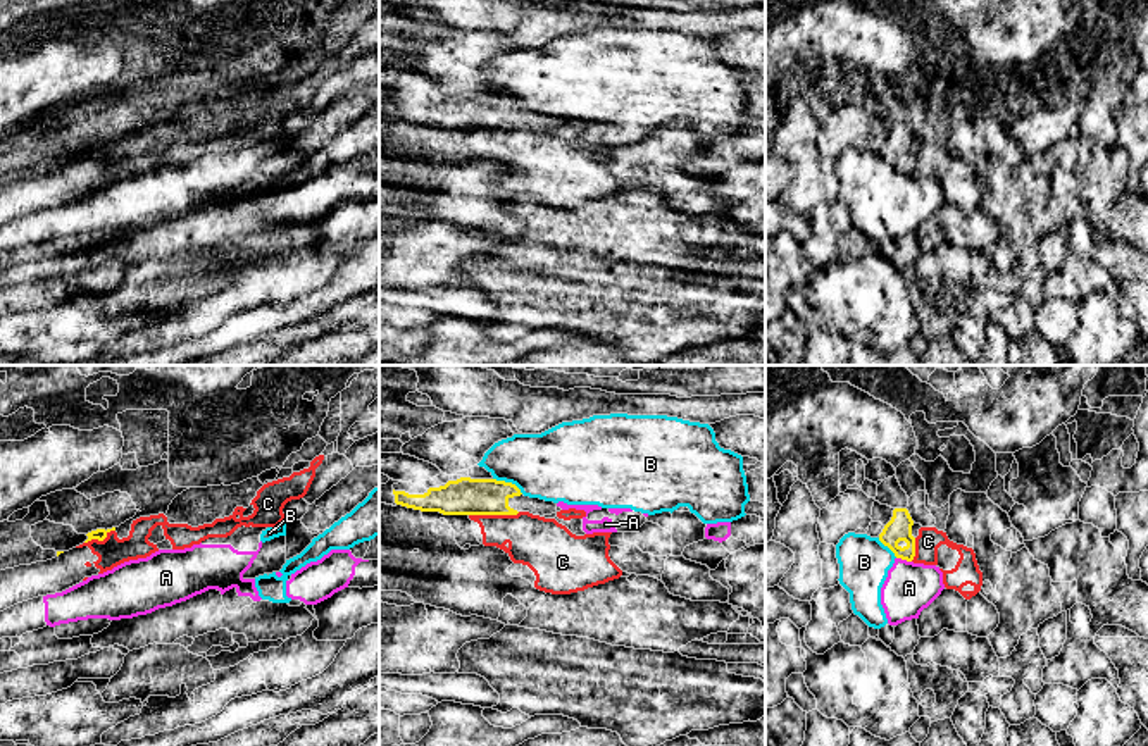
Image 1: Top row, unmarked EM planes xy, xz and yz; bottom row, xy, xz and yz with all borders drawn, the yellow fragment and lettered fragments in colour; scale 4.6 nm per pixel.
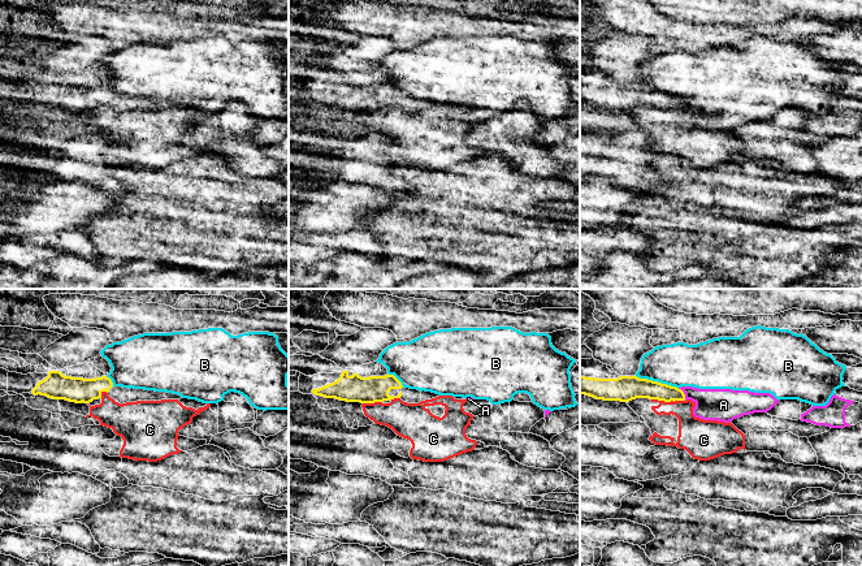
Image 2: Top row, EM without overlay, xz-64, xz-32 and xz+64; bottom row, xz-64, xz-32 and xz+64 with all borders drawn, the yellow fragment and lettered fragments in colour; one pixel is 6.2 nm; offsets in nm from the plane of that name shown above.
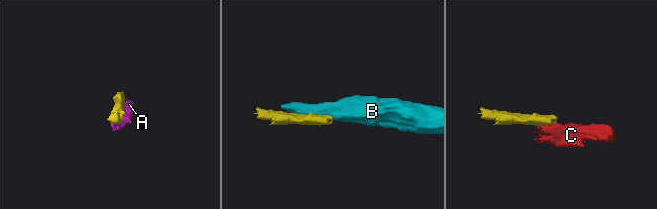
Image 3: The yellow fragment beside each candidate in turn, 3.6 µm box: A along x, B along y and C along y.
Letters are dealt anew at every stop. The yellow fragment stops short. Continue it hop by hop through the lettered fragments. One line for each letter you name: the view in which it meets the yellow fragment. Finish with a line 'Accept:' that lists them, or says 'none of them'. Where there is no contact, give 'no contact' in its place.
Accept: none of them

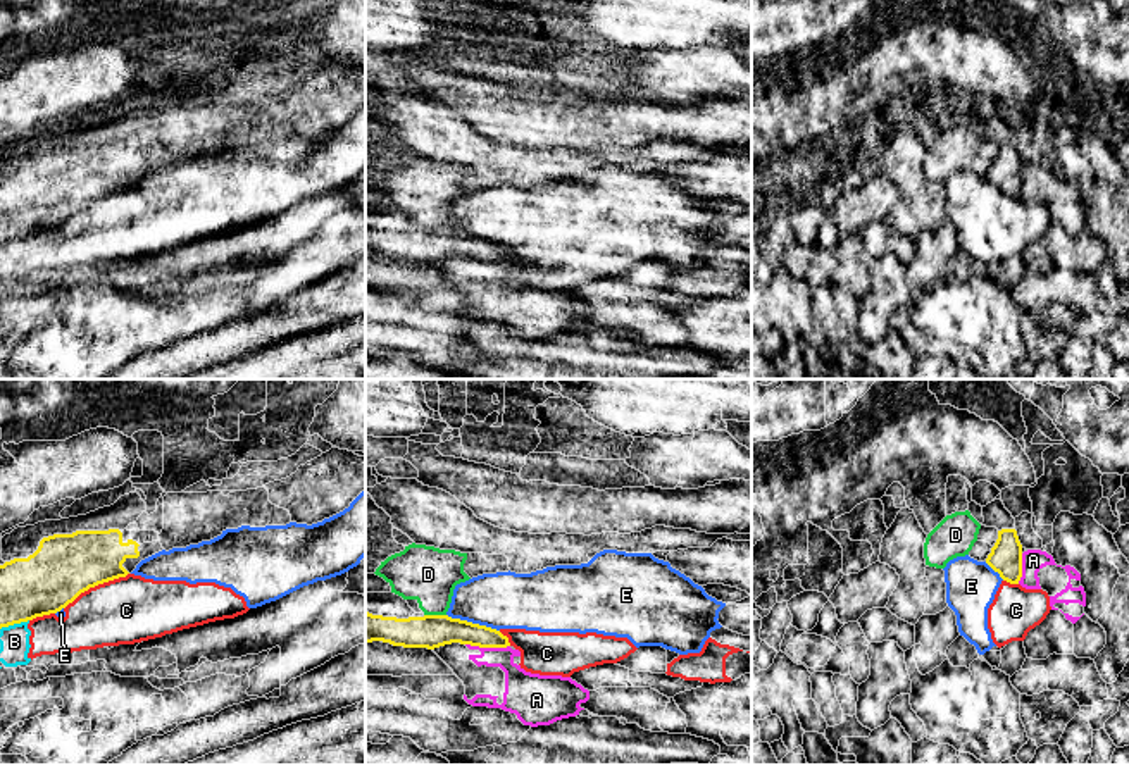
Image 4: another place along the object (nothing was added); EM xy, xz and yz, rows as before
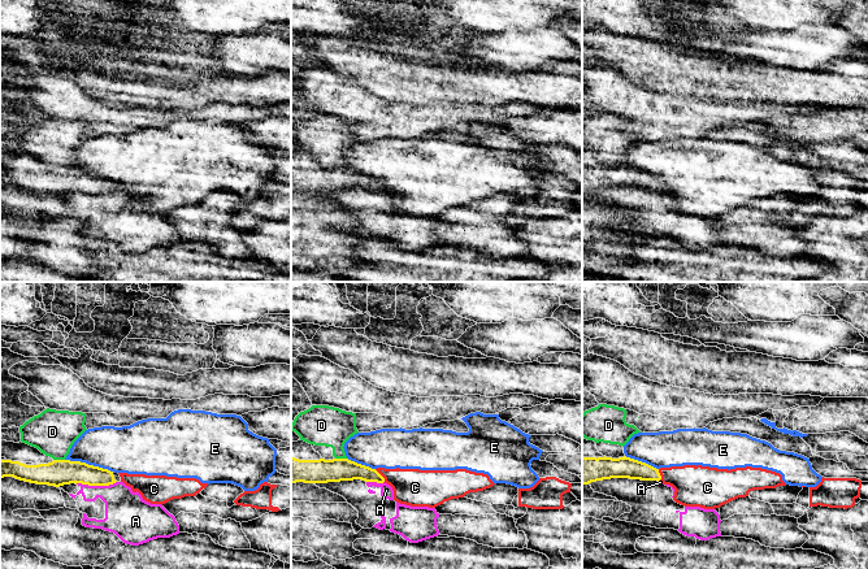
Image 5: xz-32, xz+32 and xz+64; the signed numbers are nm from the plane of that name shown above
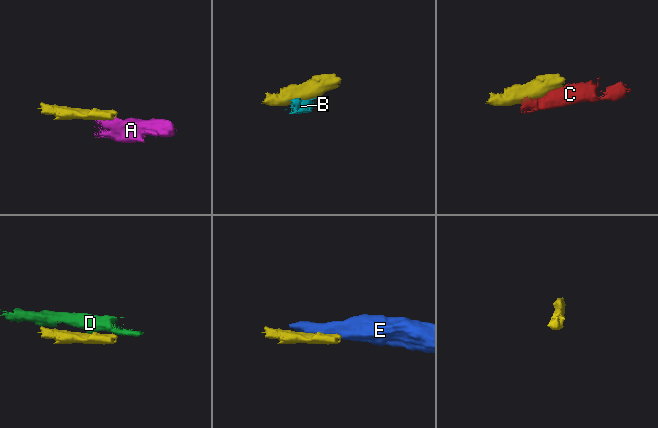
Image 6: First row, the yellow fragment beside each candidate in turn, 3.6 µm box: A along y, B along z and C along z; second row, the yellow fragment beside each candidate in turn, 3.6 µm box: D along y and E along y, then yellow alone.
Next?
Accept: none of them

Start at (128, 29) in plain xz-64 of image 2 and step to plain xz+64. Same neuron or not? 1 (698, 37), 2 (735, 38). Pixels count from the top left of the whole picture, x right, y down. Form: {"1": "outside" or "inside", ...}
{"1": "inside", "2": "inside"}

